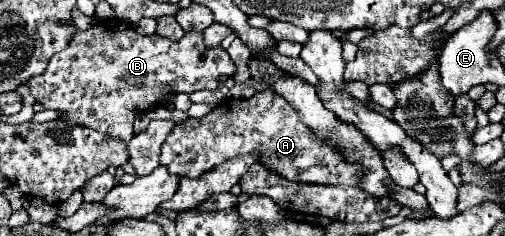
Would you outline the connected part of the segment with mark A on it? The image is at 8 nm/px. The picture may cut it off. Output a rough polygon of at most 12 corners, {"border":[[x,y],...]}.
{"border":[[272,90],[176,124],[160,148],[196,178],[258,152],[296,182],[356,186],[360,166]]}

